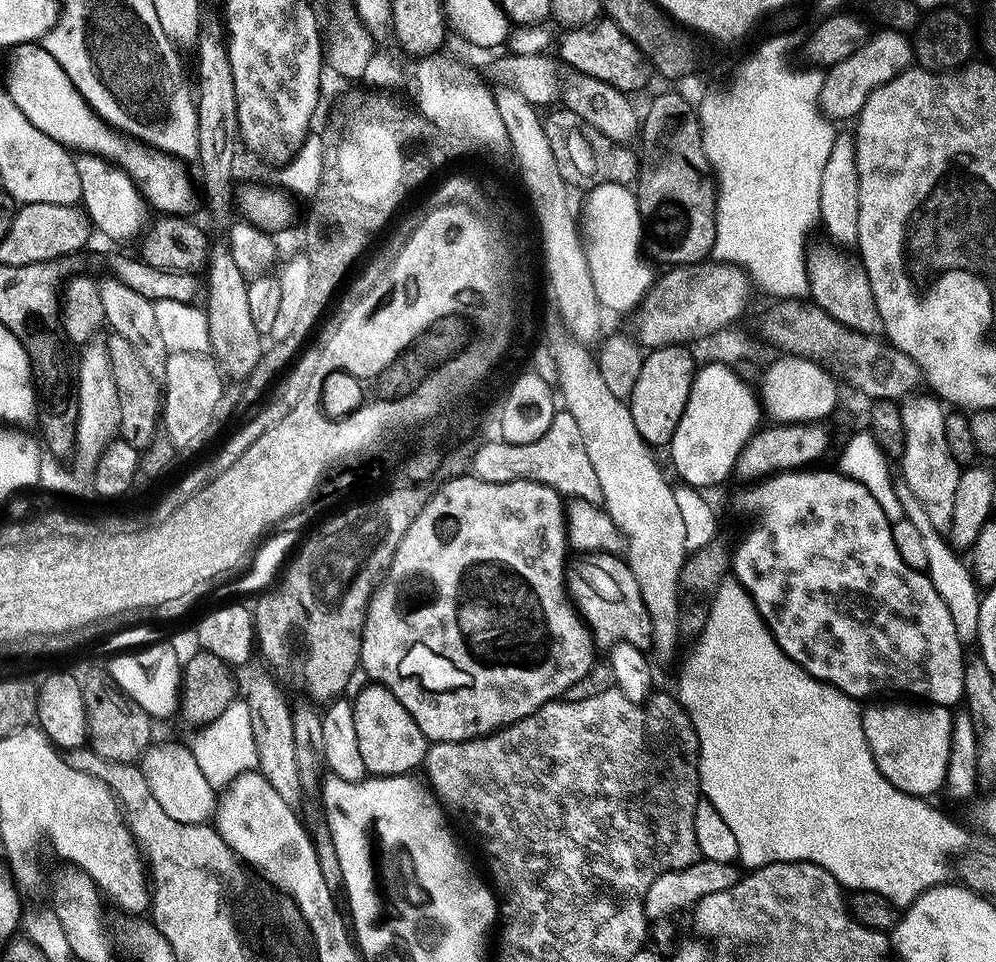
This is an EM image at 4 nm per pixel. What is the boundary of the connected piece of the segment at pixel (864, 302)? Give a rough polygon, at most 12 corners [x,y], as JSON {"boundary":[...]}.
{"boundary":[[831,243],[809,247],[811,303],[842,326],[880,336],[870,278]]}

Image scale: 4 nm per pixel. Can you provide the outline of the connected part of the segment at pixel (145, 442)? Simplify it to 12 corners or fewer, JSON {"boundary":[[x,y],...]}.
{"boundary":[[127,339],[104,340],[119,401],[119,439],[151,447],[162,384]]}

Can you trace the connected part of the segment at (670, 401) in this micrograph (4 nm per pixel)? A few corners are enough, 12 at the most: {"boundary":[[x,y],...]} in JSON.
{"boundary":[[651,349],[626,401],[649,446],[671,445],[697,361]]}

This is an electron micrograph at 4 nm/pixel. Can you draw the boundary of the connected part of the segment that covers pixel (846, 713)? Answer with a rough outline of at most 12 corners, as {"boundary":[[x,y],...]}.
{"boundary":[[717,587],[680,676],[745,869],[900,910],[967,834]]}

